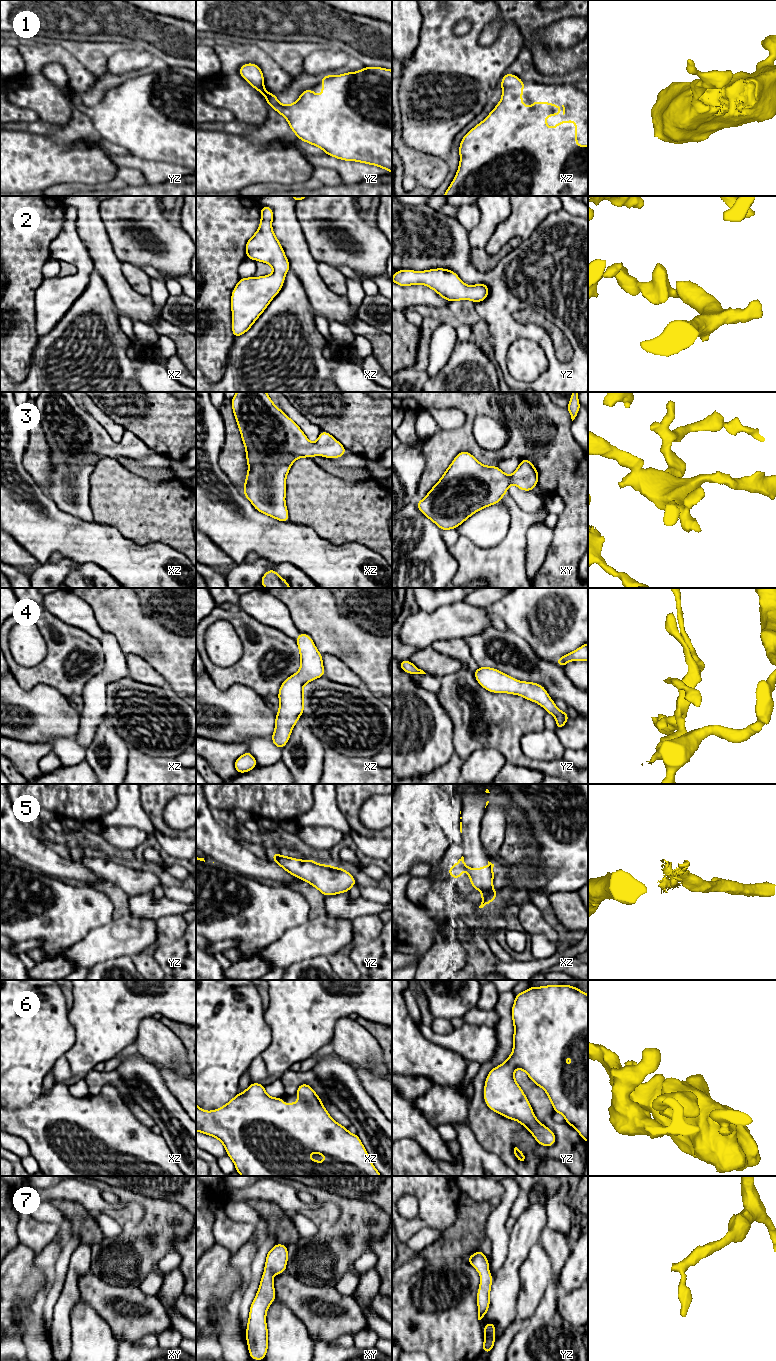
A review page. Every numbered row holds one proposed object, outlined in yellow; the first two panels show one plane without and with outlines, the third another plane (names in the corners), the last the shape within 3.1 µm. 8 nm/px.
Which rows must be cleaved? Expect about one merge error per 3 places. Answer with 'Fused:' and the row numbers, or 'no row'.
Fused: no row

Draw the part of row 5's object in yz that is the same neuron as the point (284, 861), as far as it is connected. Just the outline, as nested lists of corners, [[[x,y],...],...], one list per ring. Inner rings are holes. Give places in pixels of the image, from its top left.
[[[272,853],[273,861],[293,876],[311,884],[324,896],[349,892],[356,885],[355,878],[344,868],[336,868],[330,864],[321,865],[311,859],[304,861]]]

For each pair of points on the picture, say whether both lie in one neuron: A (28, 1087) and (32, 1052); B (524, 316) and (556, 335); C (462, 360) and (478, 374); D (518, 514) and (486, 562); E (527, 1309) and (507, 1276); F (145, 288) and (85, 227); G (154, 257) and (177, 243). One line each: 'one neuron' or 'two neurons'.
A: one neuron
B: one neuron
C: one neuron
D: one neuron
E: two neurons
F: two neurons
G: one neuron

